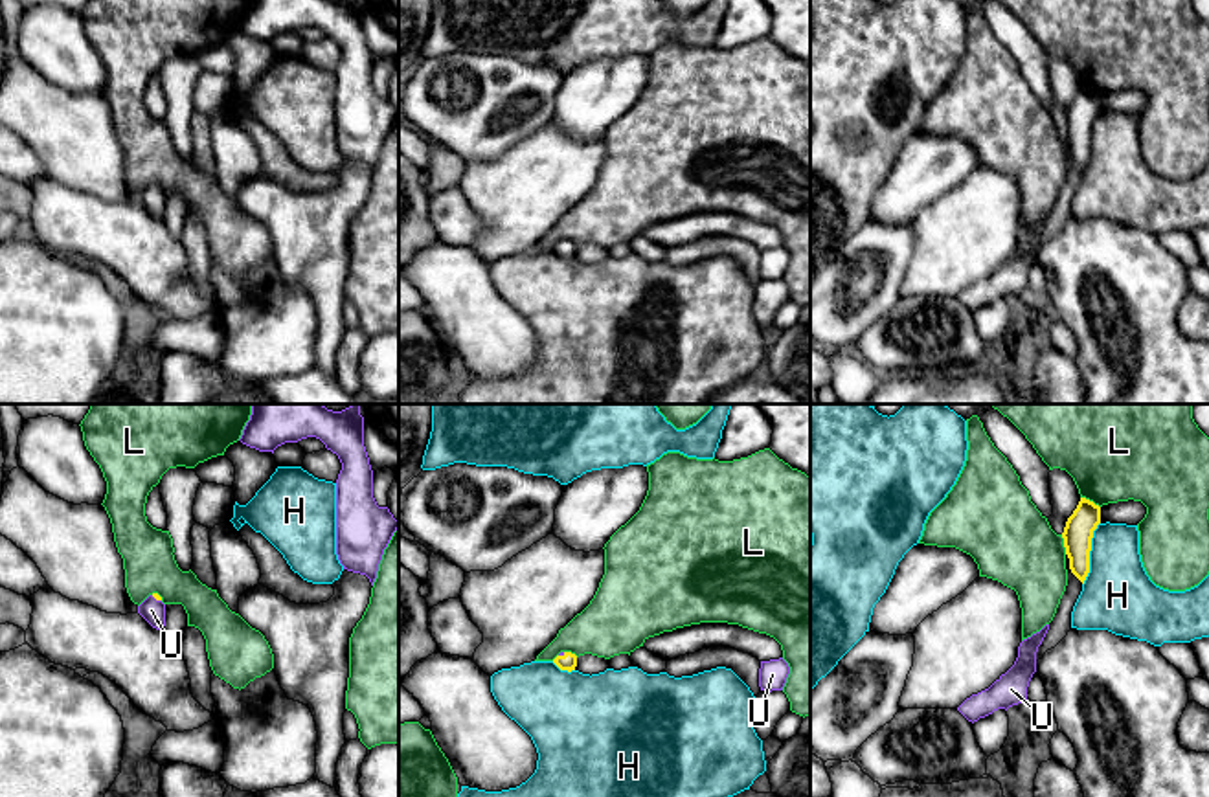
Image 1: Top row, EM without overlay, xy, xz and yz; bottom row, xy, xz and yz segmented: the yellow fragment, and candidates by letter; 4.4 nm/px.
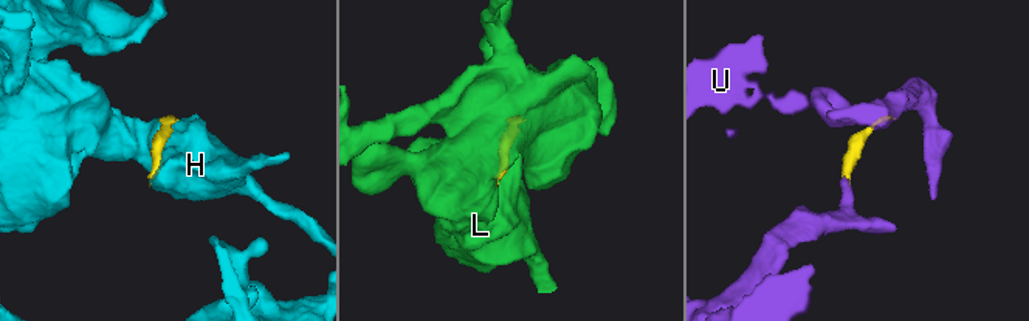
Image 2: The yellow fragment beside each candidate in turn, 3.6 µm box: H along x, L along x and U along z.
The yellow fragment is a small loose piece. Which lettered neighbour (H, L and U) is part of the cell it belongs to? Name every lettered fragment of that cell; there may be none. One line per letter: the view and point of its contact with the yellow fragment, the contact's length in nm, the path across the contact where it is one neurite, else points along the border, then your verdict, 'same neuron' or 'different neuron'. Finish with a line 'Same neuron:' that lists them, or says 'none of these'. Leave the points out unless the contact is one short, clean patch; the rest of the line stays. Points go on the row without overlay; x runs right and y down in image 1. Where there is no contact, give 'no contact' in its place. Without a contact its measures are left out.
H: meets yellow in yz at (1088, 142); contact 280 nm long; different neuron
L: meets yellow in yz at (1088, 89); contact 100 nm long; different neuron
U: meets yellow in xy at (157, 188); contact 50 nm long; same neuron
Same neuron: U

